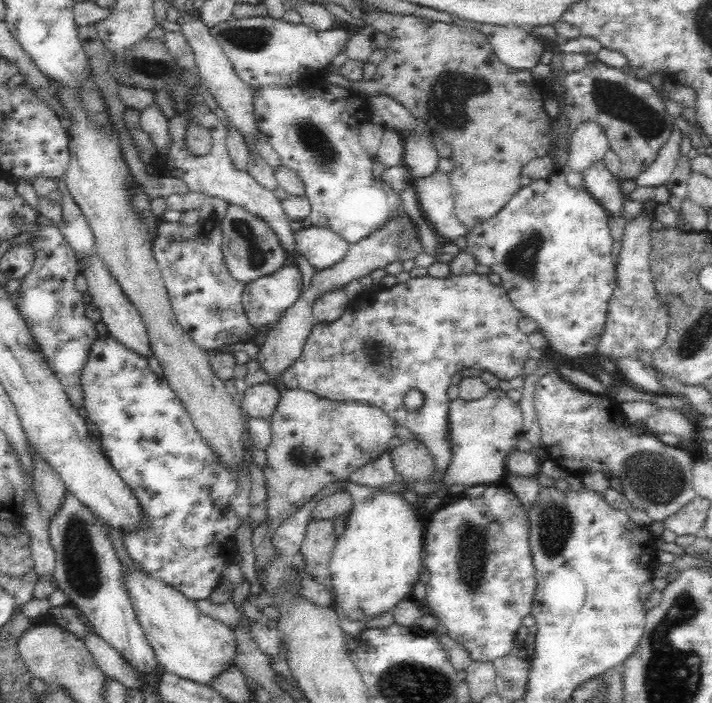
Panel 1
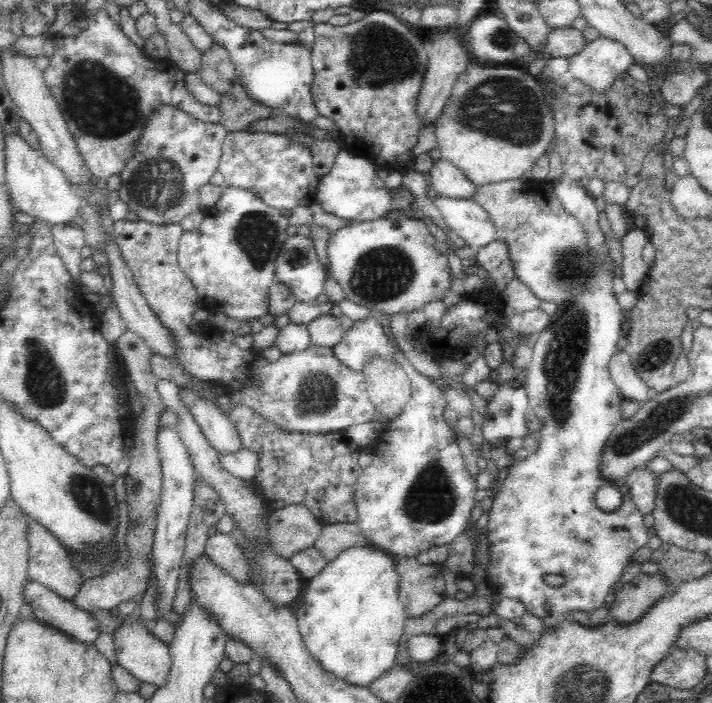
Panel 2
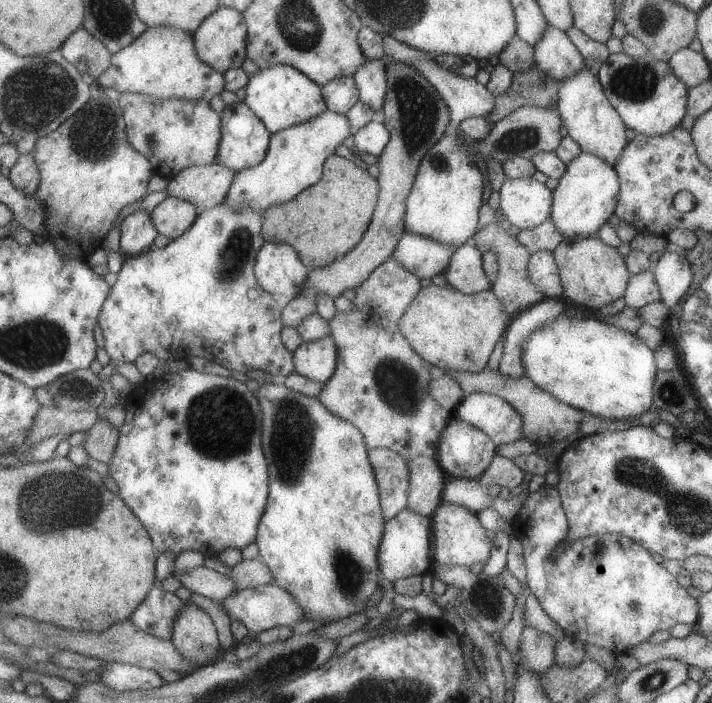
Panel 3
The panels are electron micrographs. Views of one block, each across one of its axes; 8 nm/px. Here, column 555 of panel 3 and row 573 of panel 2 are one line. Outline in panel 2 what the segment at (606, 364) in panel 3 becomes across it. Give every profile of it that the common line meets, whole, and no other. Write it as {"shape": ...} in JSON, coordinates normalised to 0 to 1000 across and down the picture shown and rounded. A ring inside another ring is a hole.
{"shape":[[[522,774],[490,777],[445,815],[433,825],[421,853],[410,858],[427,916],[462,957],[486,970],[515,977],[555,946],[559,910],[573,878],[559,842],[562,817],[556,814],[556,792]]]}

